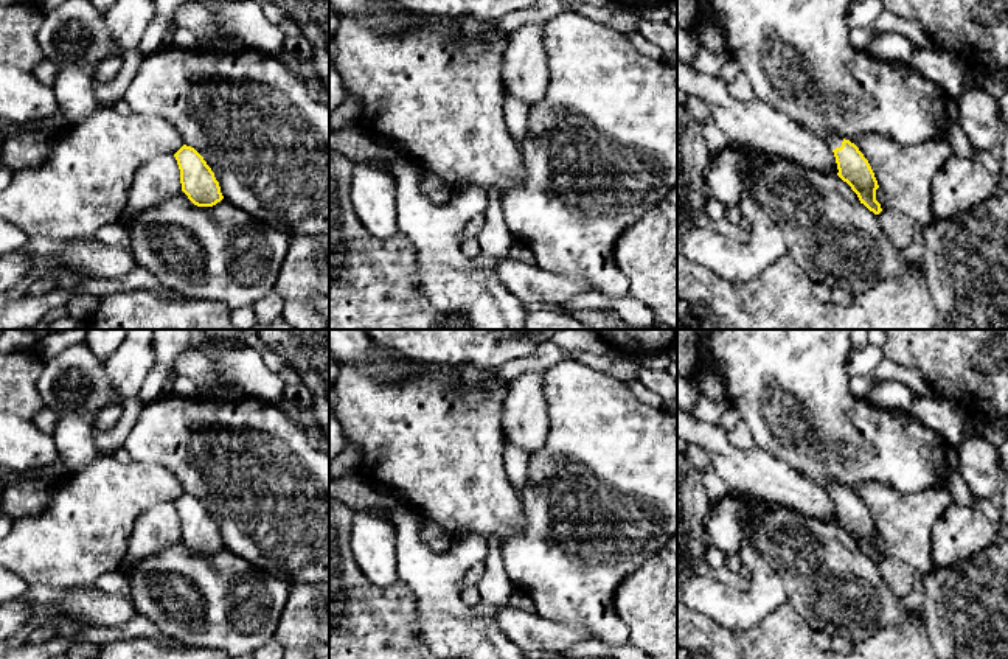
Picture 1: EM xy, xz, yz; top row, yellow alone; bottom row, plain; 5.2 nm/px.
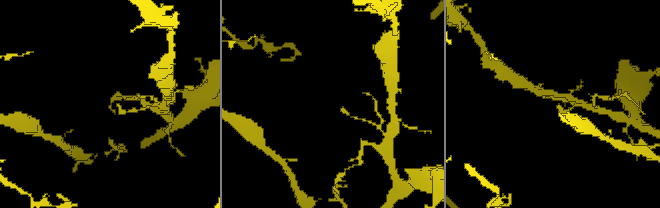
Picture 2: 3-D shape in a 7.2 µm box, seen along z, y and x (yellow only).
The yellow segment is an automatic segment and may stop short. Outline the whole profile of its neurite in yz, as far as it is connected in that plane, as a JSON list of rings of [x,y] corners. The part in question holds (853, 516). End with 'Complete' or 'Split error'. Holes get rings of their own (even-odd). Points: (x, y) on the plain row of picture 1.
[[[828,483],[825,490],[834,500],[837,524],[851,535],[860,552],[879,563],[882,560],[881,552],[876,549],[879,533],[868,508],[854,491],[840,483]]]. Split error

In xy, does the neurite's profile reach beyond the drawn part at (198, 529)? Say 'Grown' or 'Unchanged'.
Unchanged

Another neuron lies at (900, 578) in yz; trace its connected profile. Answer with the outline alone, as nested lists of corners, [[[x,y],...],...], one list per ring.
[[[896,556],[882,558],[878,567],[881,578],[898,598],[905,598],[918,586],[913,570]]]

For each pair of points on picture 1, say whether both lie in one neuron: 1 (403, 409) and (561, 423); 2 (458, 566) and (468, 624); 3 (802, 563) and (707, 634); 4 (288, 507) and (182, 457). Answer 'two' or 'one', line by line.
1: two
2: one
3: two
4: one

